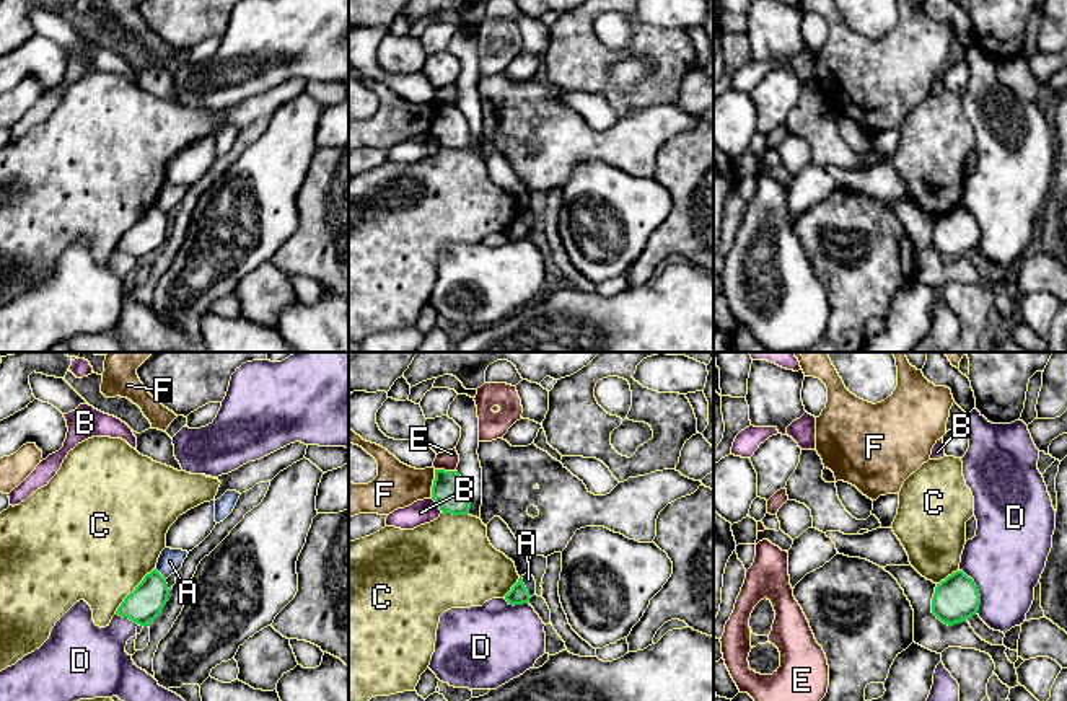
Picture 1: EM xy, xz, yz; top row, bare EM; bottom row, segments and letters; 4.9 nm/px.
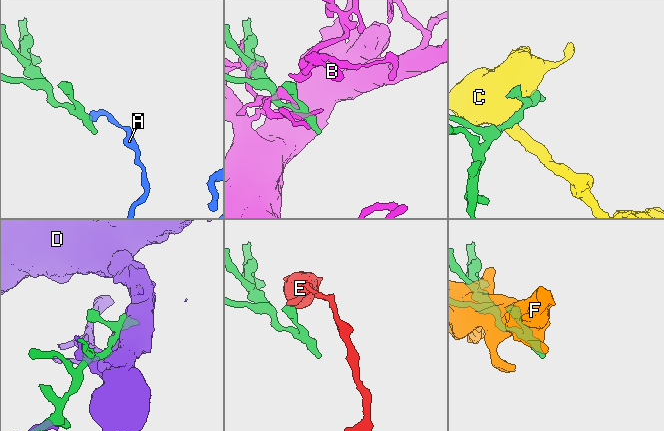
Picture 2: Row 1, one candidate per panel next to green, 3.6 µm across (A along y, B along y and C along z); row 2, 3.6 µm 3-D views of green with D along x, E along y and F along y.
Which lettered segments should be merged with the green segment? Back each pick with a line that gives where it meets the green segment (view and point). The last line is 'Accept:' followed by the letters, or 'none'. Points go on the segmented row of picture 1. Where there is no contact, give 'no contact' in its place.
Accept: none

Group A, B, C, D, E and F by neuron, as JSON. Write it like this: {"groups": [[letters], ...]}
{"groups": [["A"], ["B"], ["C"], ["D"], ["E"], ["F"]]}

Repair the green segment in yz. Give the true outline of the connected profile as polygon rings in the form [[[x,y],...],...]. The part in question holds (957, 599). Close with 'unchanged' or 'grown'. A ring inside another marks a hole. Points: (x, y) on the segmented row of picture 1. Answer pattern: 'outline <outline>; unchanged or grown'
outline [[[956,571],[937,584],[932,613],[945,624],[963,623],[979,611],[981,595],[971,577]]]; unchanged

